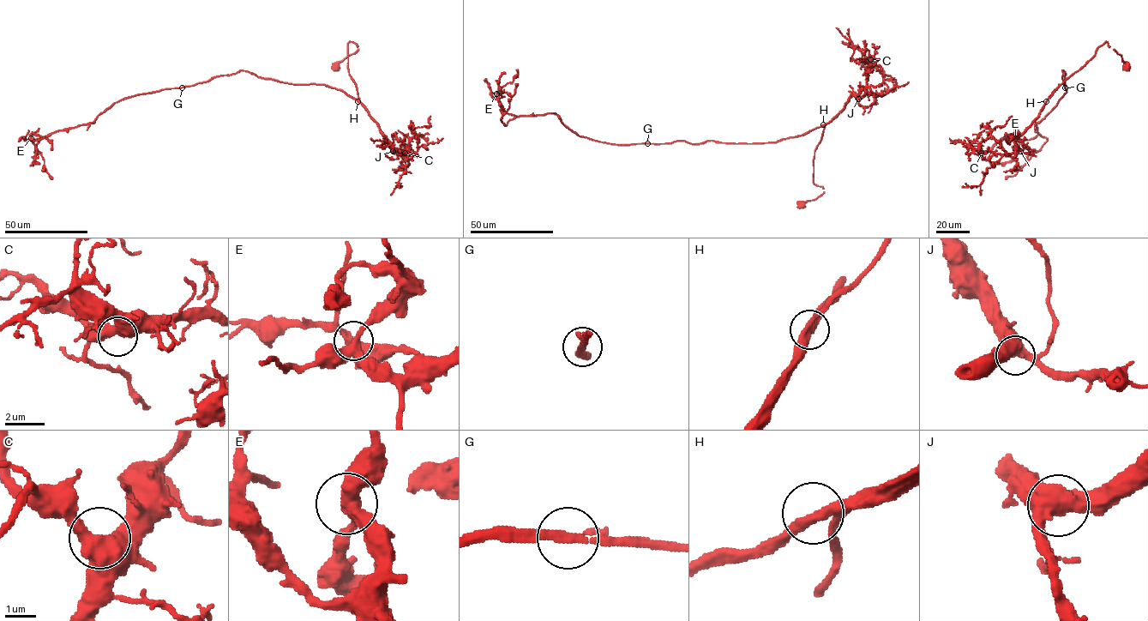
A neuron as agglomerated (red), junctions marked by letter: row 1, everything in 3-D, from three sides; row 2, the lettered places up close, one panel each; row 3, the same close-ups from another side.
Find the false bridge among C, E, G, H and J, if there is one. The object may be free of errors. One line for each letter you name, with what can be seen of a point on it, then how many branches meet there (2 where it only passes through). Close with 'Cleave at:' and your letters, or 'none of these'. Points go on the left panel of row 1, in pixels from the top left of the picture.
Cleave at: none of these

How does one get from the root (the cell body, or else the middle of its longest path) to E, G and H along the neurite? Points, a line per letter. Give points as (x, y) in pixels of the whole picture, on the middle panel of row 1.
E: (801, 203), (824, 192), (814, 182), (824, 125), (774, 142), (618, 144), (552, 113), (508, 114), (496, 93)
G: (801, 203), (824, 192), (814, 182), (814, 152), (824, 125), (774, 142), (647, 143)
H: (801, 203), (814, 200), (824, 192), (821, 186), (814, 182), (814, 152), (821, 139), (823, 124)

